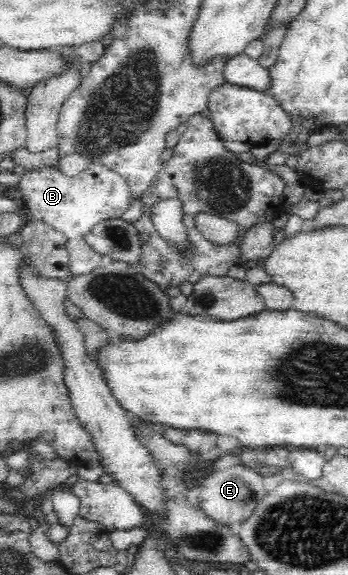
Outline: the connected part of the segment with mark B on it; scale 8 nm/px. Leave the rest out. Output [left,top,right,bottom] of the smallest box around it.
[19,163,132,276]

